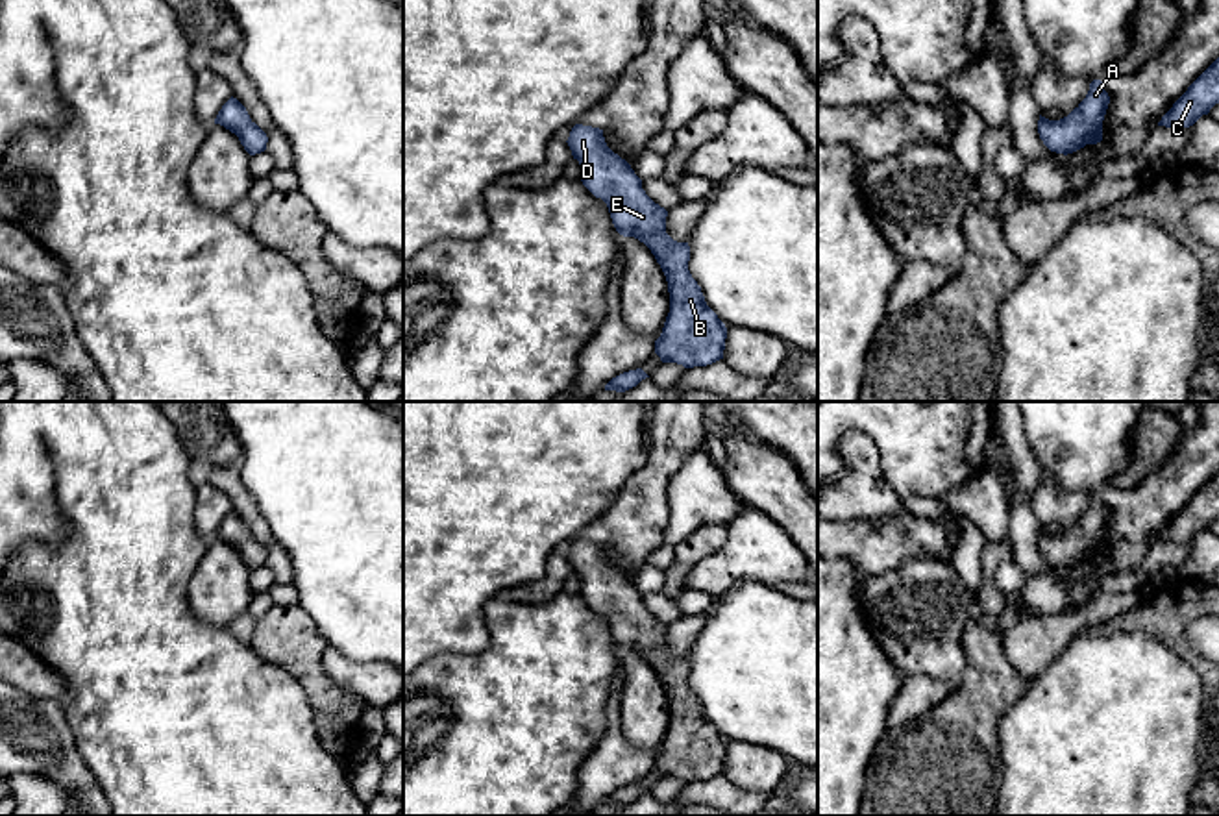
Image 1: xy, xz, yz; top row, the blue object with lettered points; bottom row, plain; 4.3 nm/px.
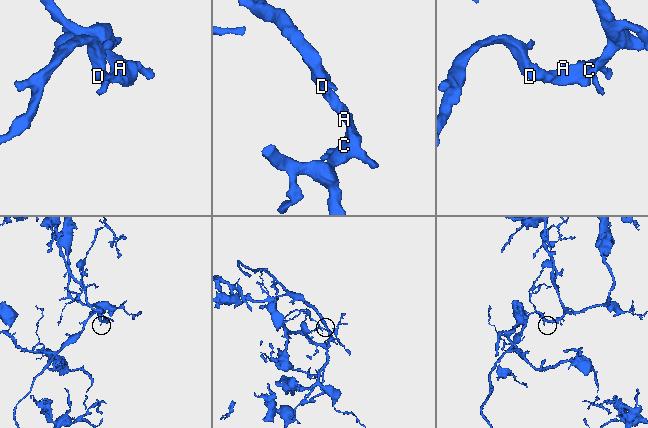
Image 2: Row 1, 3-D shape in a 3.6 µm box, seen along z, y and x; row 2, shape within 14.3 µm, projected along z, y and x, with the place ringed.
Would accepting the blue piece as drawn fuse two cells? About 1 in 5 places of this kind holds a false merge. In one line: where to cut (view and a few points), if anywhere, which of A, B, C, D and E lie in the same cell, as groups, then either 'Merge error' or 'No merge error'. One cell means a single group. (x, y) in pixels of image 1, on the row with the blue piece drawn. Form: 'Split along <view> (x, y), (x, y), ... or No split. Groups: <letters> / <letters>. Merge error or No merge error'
No split. Groups: A B C D E. No merge error

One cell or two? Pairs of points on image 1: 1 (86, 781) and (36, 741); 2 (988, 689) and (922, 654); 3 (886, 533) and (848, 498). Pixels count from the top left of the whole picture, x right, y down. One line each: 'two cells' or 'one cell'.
1: one cell
2: two cells
3: two cells

